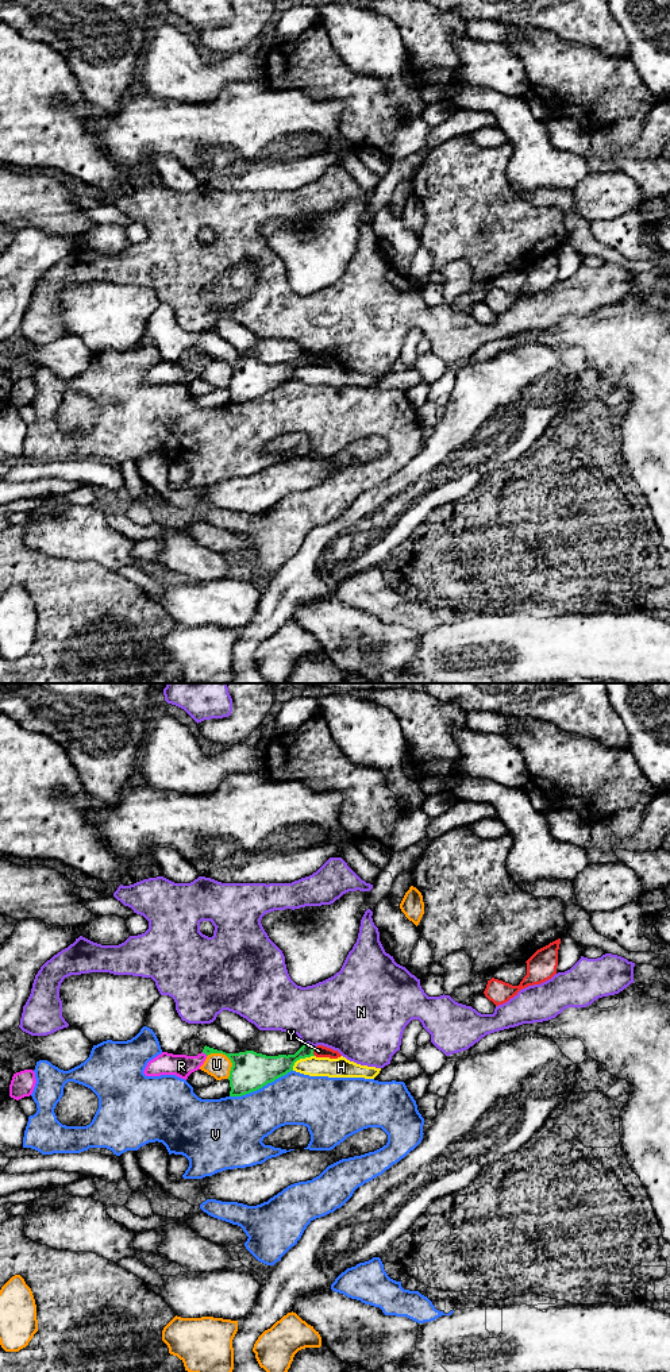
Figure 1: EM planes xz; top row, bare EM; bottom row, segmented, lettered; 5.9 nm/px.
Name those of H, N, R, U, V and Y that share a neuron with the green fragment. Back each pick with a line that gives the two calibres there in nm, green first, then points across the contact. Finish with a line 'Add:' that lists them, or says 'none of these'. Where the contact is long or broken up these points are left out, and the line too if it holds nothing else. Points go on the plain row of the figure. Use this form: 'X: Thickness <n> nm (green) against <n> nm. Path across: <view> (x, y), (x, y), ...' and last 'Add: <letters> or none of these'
Add: none of these

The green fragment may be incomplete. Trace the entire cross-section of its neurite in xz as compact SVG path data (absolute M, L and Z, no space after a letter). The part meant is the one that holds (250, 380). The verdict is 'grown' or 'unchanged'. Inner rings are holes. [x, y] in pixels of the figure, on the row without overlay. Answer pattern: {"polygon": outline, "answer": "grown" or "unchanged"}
{"polygon": "M304 352L294 363L266 365L254 359L239 362L226 362L209 355L204 355L203 362L223 362L231 371L230 405L242 405L257 400L276 388L293 379L297 369L315 365L313 355Z", "answer": "unchanged"}

